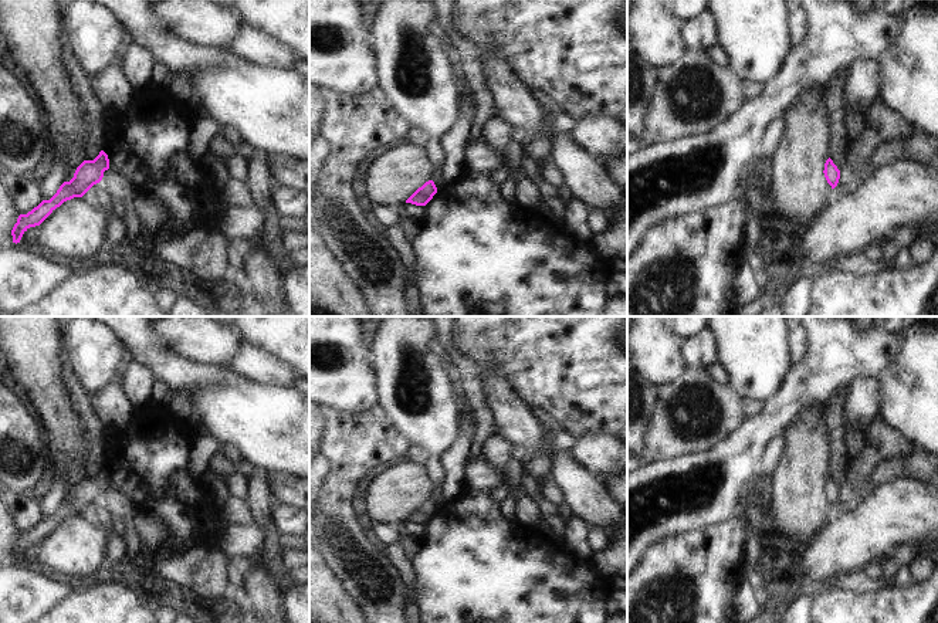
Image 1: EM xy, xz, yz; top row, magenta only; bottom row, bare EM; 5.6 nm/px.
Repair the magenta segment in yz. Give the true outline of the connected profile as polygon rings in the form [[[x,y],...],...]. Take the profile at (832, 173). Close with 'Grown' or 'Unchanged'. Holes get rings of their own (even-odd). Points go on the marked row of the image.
[[[830,158],[824,163],[823,173],[824,173],[827,183],[832,186],[832,189],[834,189],[840,179],[840,170],[837,169],[837,166],[833,163]]]. Unchanged

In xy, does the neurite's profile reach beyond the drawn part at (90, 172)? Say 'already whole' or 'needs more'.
already whole

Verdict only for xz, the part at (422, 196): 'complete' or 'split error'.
complete

